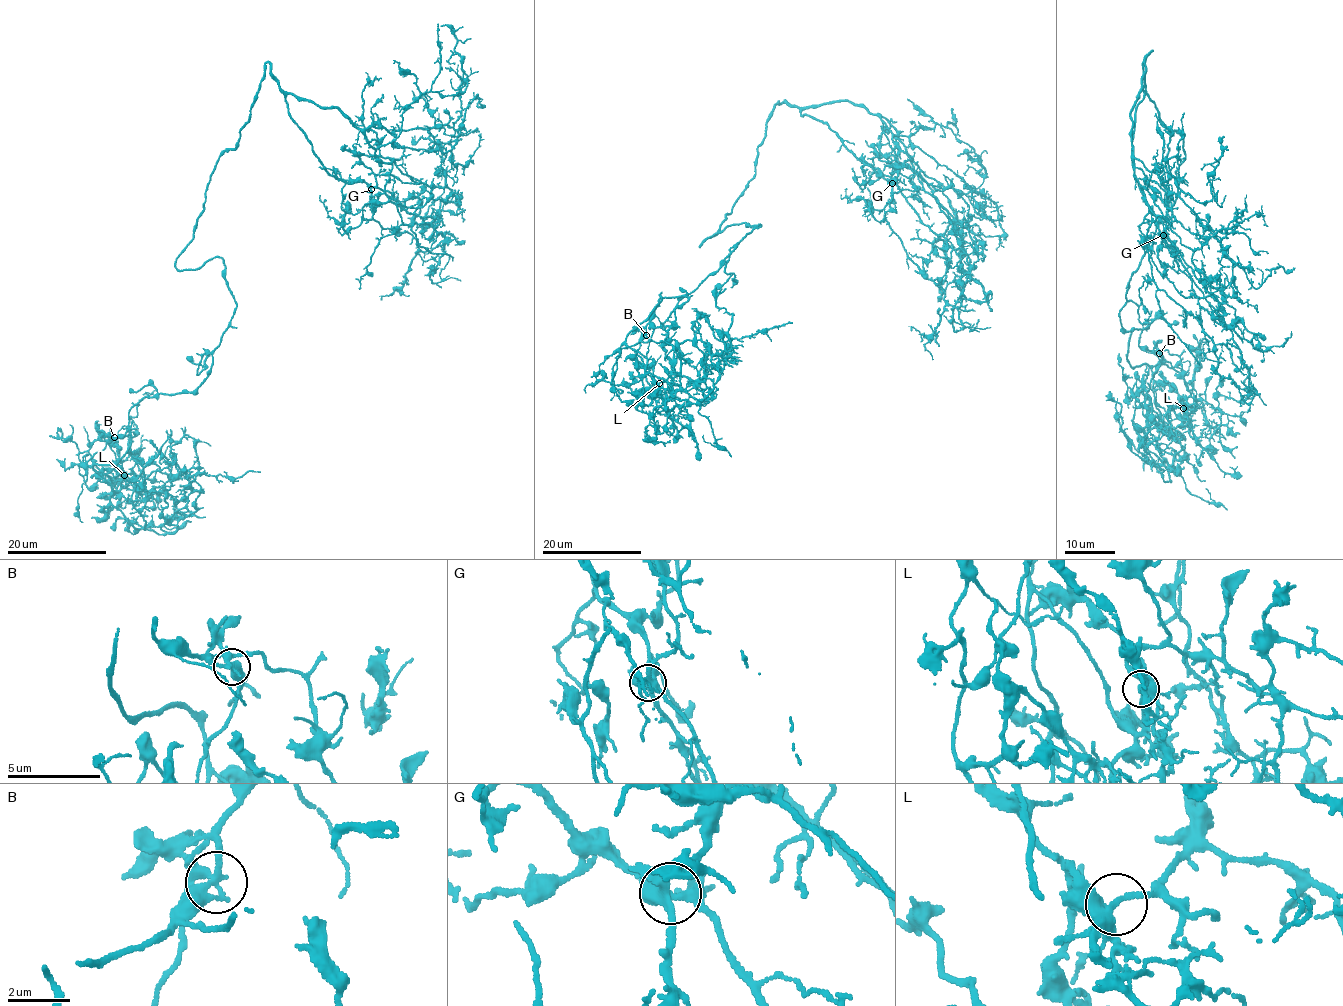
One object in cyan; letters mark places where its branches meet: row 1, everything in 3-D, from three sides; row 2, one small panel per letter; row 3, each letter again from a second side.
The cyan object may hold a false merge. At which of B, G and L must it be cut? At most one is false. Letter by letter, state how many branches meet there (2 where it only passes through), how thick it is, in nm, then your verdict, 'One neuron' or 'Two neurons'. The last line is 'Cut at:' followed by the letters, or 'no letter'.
B: Branches: 5. Thickness 300 nm. Two neurons
G: Branches: 5. Thickness 360 nm. One neuron
L: Branches: 4. Thickness 400 nm. One neuron
Cut at: B

